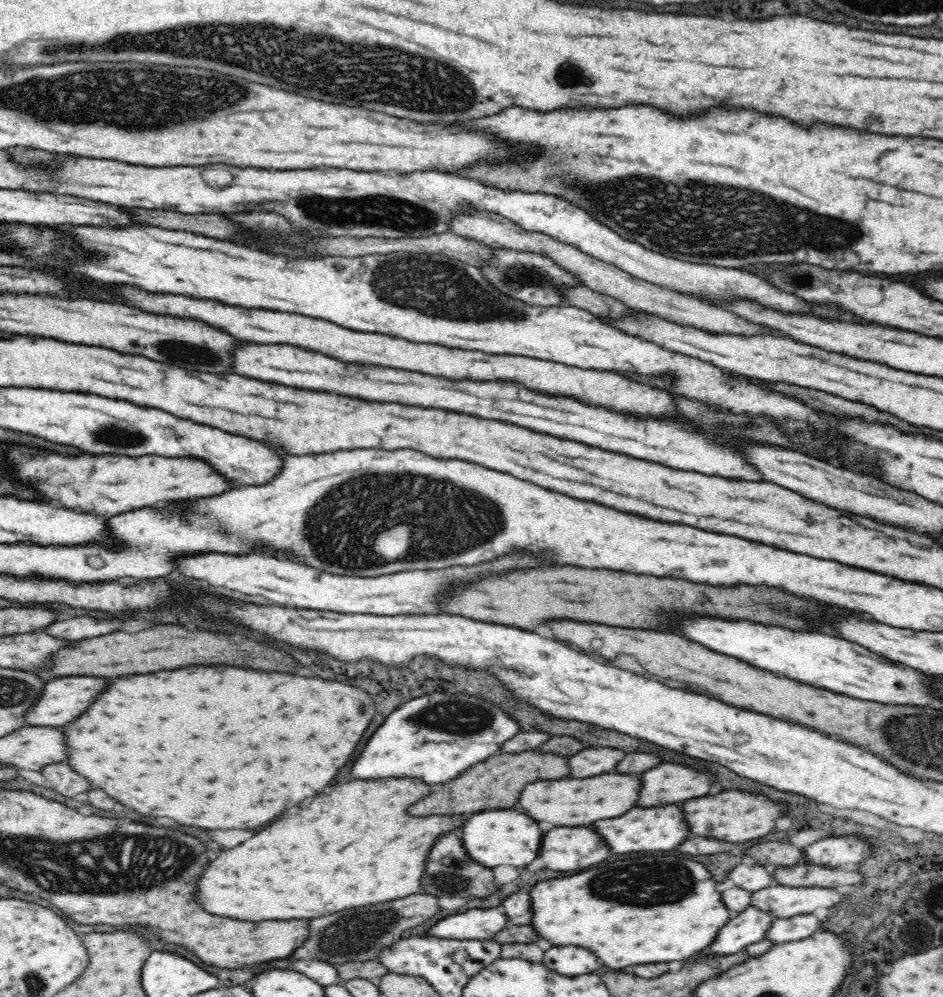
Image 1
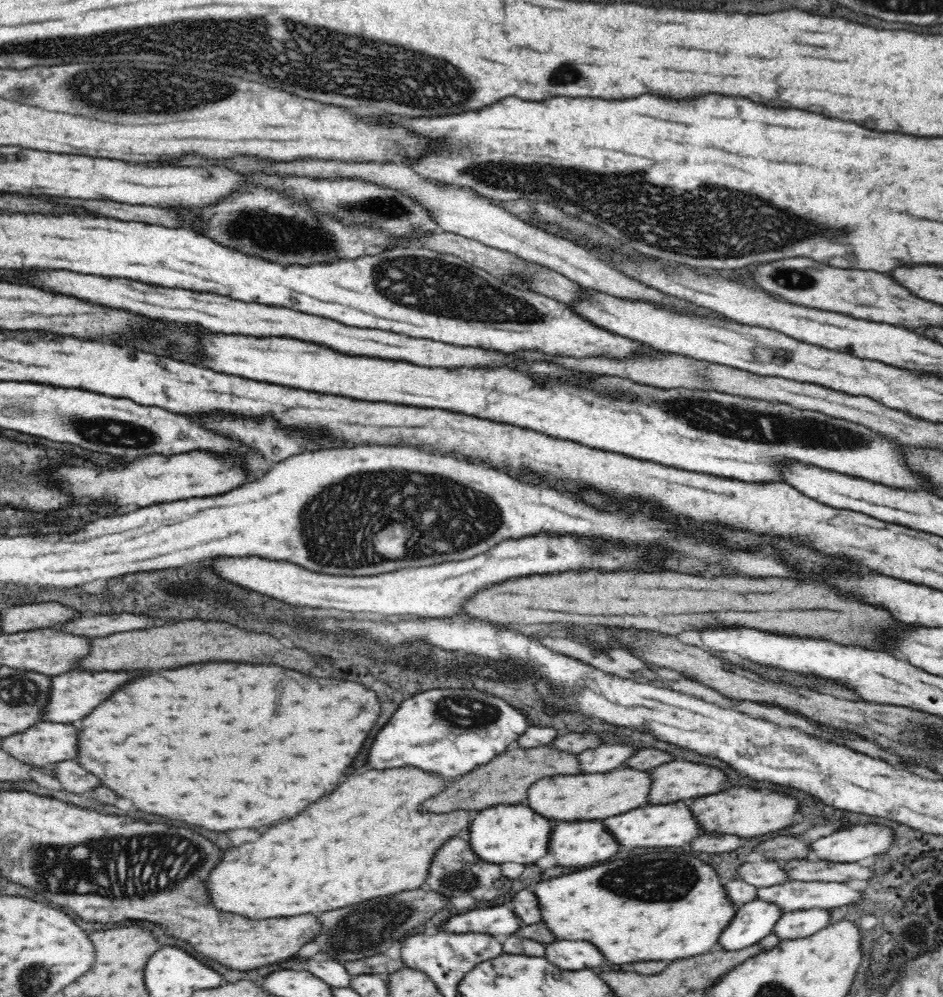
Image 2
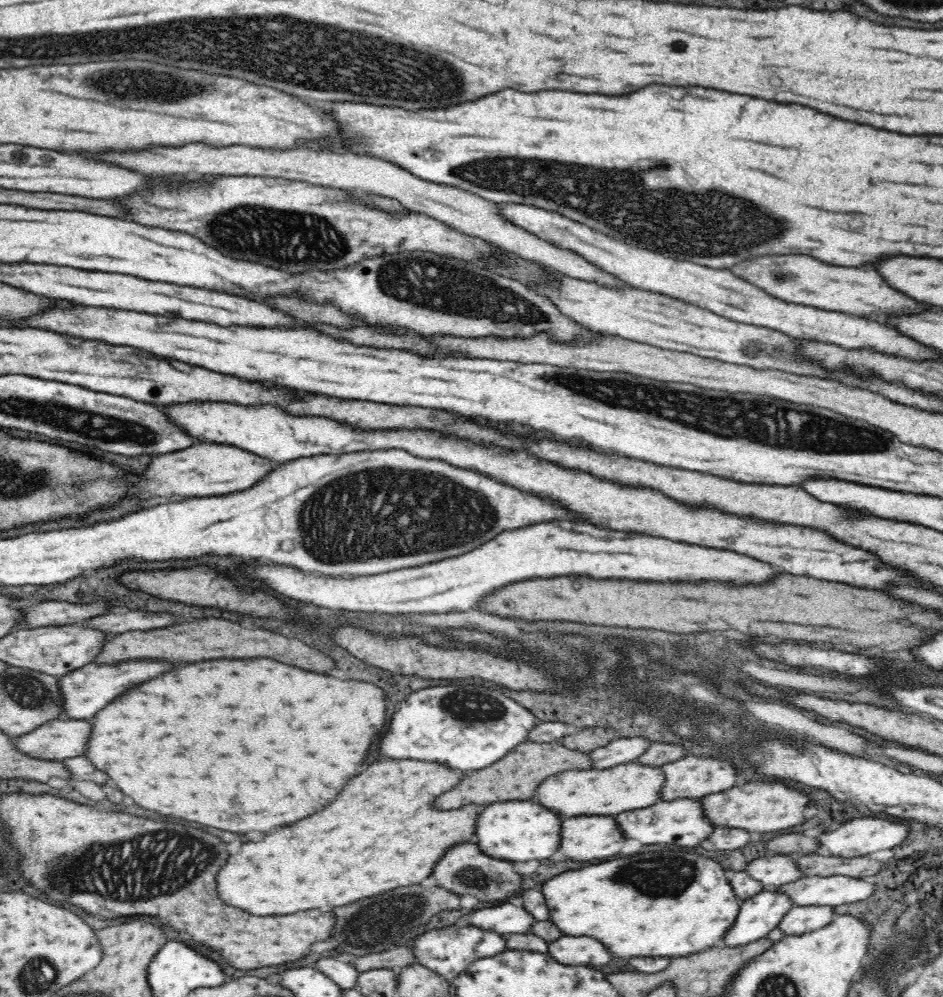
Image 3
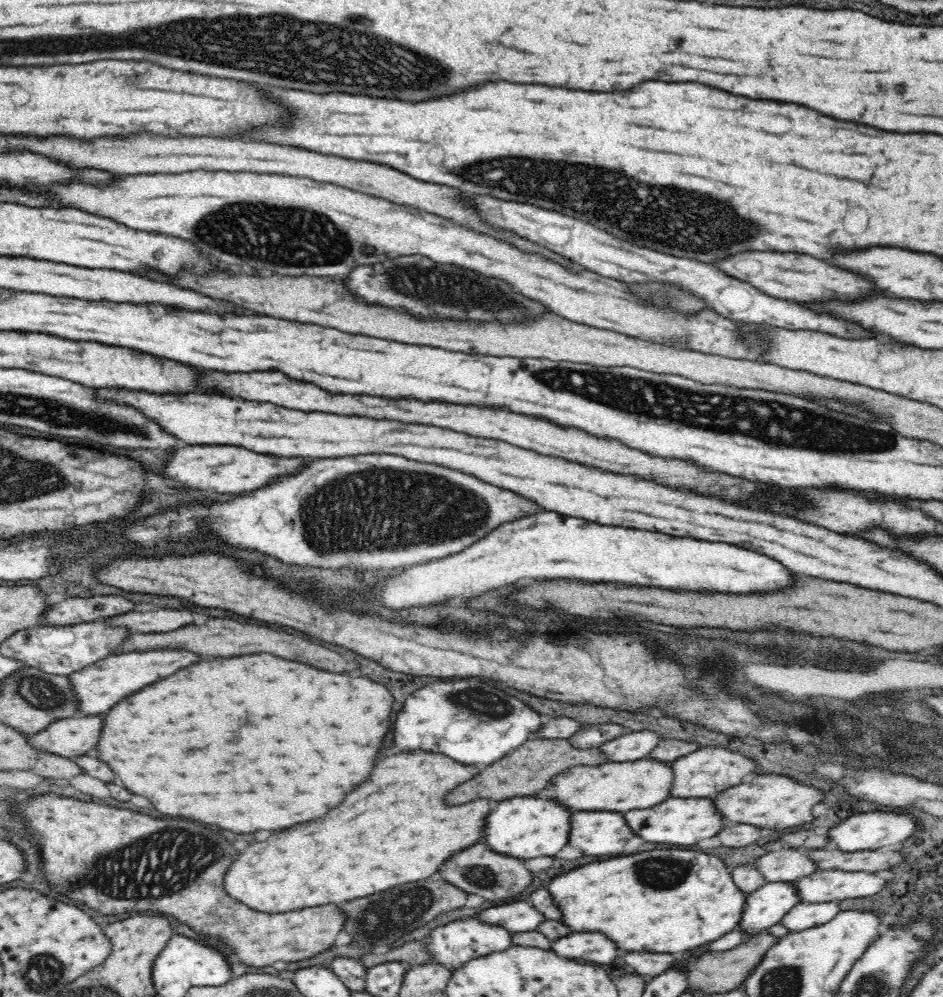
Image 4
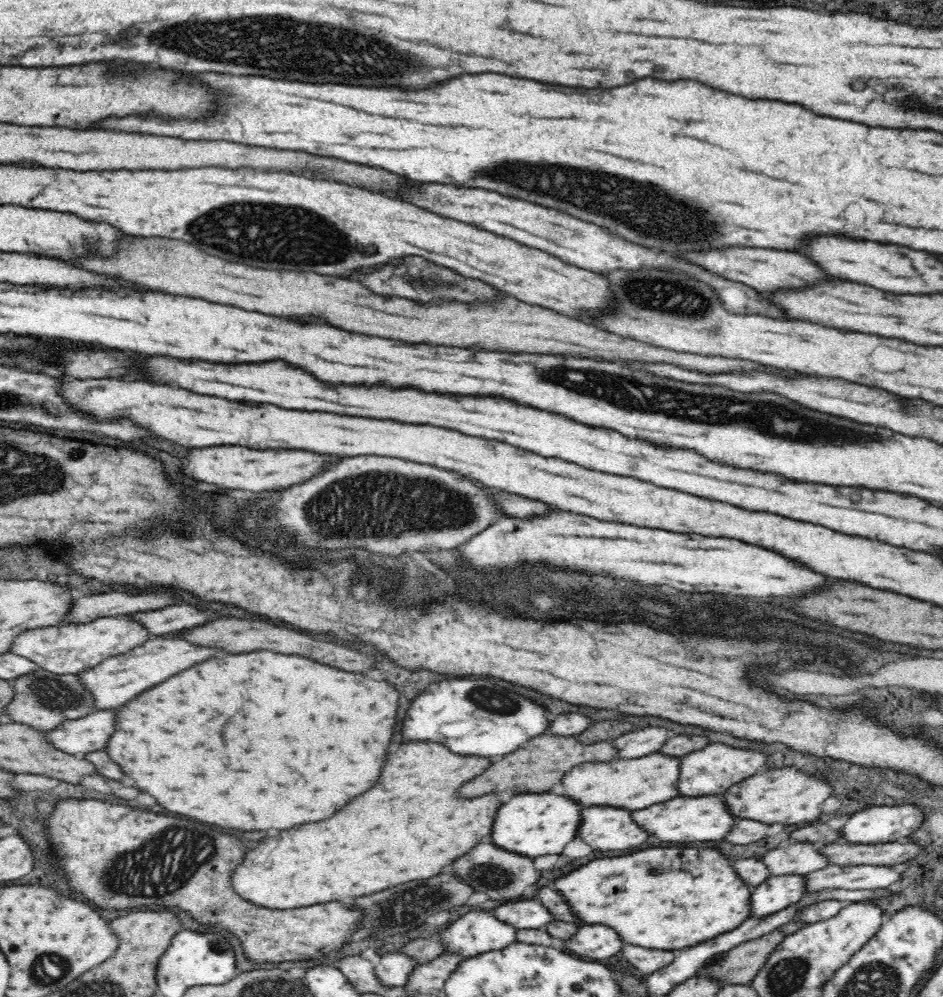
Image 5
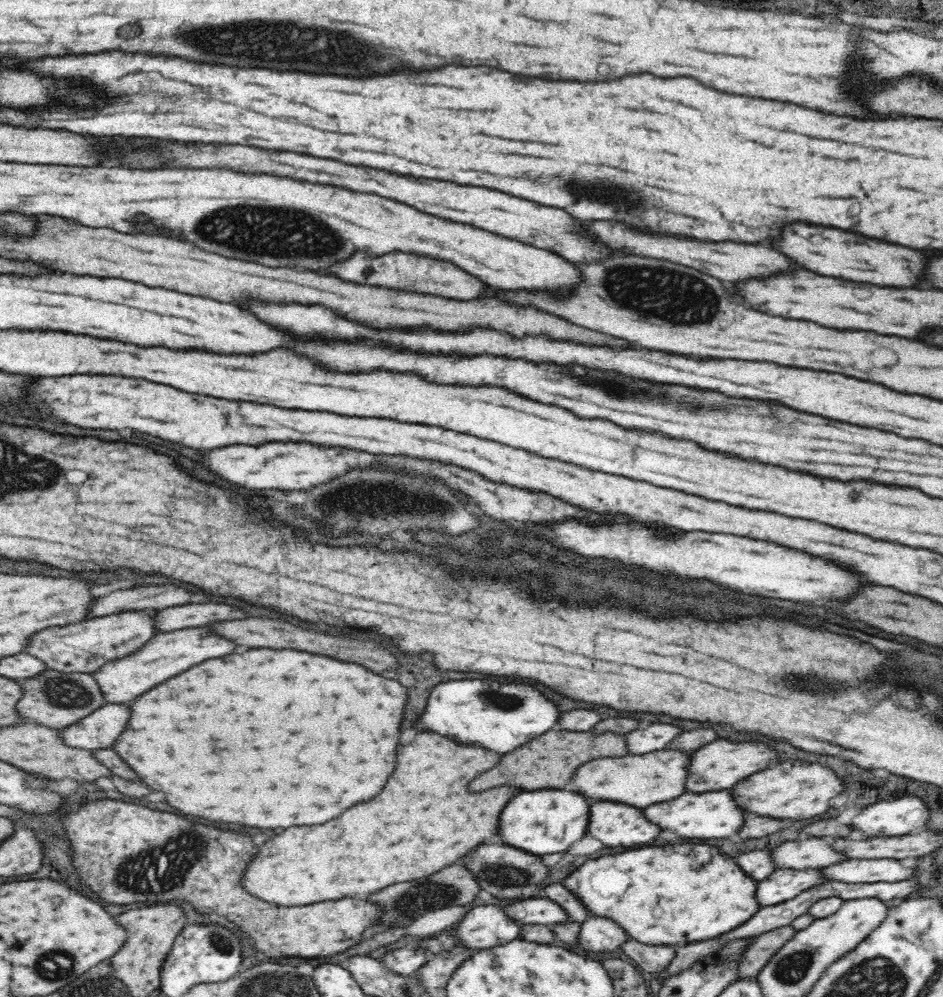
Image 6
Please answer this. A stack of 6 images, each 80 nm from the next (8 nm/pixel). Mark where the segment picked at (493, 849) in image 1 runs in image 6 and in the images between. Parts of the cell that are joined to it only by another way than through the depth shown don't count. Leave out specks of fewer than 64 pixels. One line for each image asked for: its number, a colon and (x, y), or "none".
2: (500, 834)
3: (520, 831)
4: (523, 828)
5: (531, 825)
6: (543, 822)

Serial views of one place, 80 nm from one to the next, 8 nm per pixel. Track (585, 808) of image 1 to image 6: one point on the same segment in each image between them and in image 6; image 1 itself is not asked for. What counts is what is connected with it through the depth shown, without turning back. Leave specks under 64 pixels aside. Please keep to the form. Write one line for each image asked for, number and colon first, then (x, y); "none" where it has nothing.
2: (585, 796)
3: (632, 785)
4: (621, 786)
5: (637, 783)
6: (637, 780)

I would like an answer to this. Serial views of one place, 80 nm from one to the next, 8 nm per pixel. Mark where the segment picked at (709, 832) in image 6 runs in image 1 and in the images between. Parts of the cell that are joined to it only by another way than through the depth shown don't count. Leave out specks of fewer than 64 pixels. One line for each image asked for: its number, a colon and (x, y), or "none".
1: (641, 829)
2: (672, 826)
3: (681, 822)
4: (685, 821)
5: (681, 819)

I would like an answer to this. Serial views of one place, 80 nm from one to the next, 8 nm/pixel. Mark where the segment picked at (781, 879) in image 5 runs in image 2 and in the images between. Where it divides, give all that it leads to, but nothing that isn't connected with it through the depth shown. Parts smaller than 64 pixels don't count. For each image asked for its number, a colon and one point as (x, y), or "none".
2: (753, 921)
3: (761, 913)
4: (765, 907)

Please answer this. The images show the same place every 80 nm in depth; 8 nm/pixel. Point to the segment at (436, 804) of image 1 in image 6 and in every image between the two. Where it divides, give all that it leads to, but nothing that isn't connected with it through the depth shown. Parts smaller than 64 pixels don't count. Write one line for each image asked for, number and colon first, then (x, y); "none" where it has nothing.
2: (505, 780)
3: (517, 775)
4: (528, 769)
5: (543, 760)
6: (543, 763)

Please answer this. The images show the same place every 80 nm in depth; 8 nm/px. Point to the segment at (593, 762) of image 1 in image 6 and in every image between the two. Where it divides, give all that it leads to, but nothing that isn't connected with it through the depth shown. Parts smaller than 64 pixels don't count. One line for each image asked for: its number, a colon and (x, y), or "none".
2: (606, 758)
3: (625, 750)
4: (635, 746)
5: (641, 742)
6: (657, 736)

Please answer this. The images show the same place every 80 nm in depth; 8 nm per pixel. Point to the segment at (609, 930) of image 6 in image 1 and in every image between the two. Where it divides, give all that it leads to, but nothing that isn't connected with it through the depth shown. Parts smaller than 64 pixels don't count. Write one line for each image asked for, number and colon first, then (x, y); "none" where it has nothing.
1: (569, 961)
2: (569, 956)
3: (572, 951)
4: (590, 947)
5: (597, 943)

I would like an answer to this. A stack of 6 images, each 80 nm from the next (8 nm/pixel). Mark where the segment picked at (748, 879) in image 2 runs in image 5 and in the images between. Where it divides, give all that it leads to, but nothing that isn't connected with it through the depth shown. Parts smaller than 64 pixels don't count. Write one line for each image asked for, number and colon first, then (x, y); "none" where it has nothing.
3: (771, 871)
4: (780, 864)
5: (790, 858)

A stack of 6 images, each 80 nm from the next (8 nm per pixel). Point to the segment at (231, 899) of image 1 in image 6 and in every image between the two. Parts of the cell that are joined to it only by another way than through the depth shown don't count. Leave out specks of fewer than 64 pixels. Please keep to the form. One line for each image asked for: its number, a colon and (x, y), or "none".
2: (366, 840)
3: (380, 833)
4: (394, 828)
5: (411, 824)
6: (424, 819)

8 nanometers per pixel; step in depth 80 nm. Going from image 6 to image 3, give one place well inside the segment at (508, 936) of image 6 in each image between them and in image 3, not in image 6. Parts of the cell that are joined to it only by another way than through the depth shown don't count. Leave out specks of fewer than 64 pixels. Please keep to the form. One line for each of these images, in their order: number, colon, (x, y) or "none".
3: (448, 951)
4: (451, 945)
5: (478, 931)

